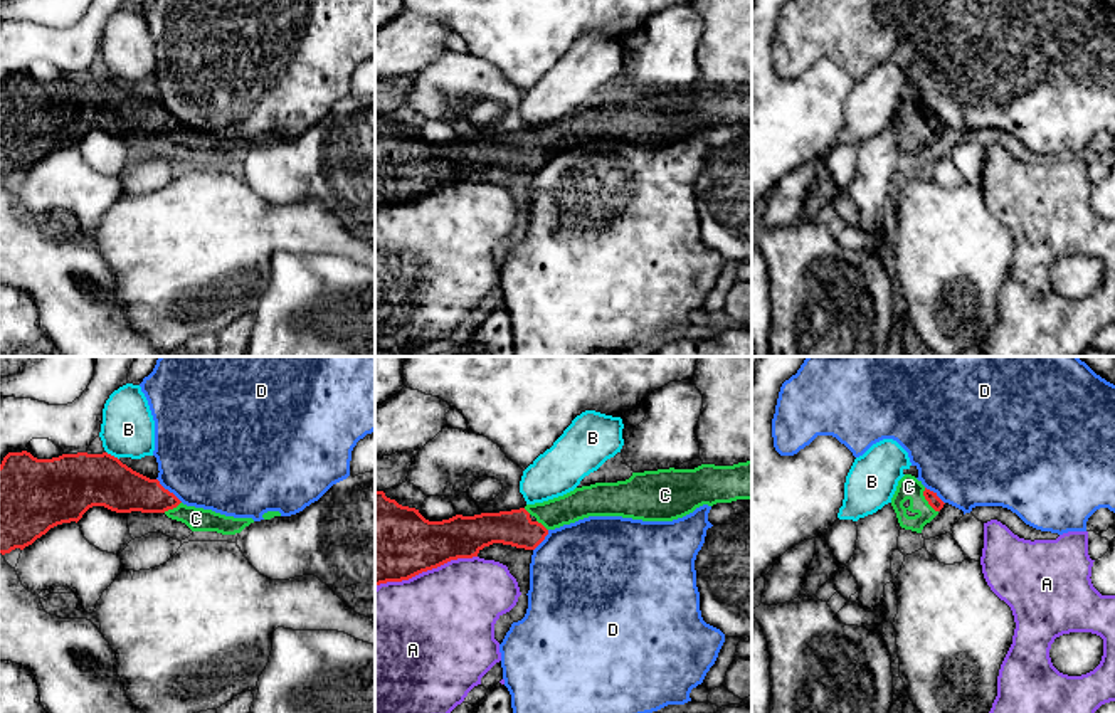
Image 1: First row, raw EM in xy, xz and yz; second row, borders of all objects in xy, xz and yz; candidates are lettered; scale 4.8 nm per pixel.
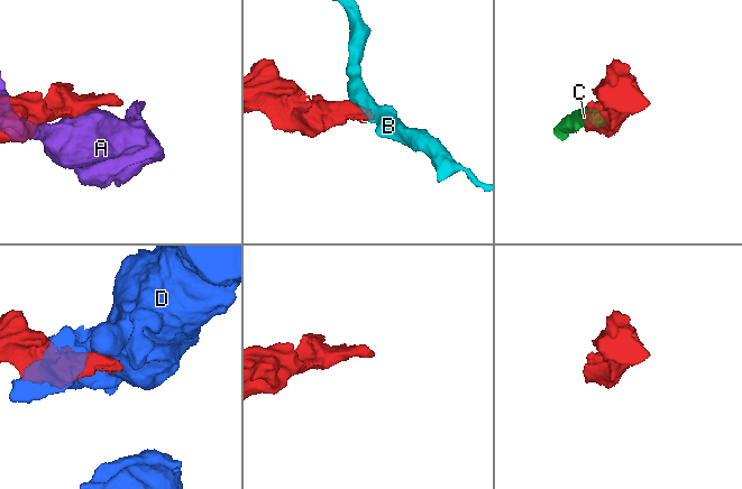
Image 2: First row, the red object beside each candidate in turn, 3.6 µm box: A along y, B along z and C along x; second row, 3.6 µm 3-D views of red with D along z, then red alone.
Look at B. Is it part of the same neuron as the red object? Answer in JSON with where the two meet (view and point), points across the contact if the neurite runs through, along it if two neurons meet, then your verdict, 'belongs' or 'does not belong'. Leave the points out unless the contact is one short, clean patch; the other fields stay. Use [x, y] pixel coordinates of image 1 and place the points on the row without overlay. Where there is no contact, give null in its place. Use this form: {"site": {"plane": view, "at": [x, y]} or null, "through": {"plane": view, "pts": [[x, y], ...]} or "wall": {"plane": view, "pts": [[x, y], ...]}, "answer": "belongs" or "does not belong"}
{"site": {"plane": "xy", "at": [113, 79]}, "wall": {"plane": "xy", "pts": [[106, 74], [118, 83]]}, "answer": "does not belong"}

